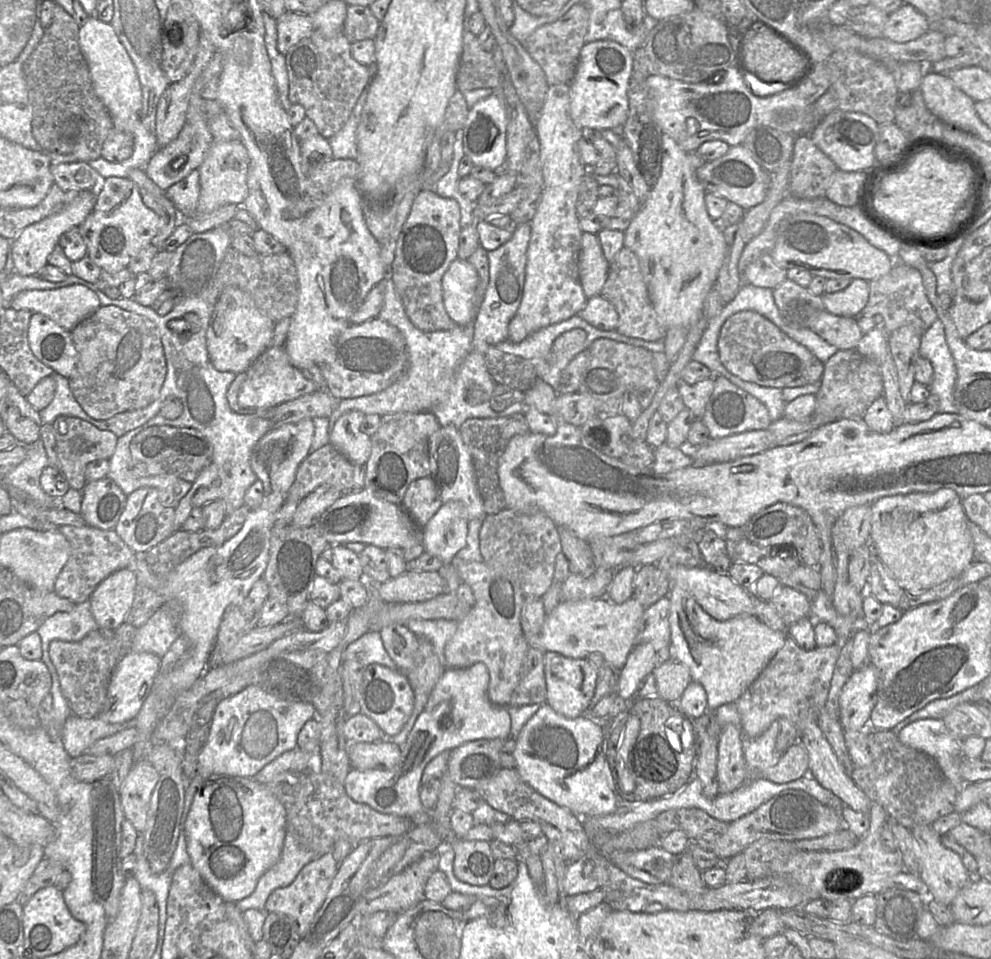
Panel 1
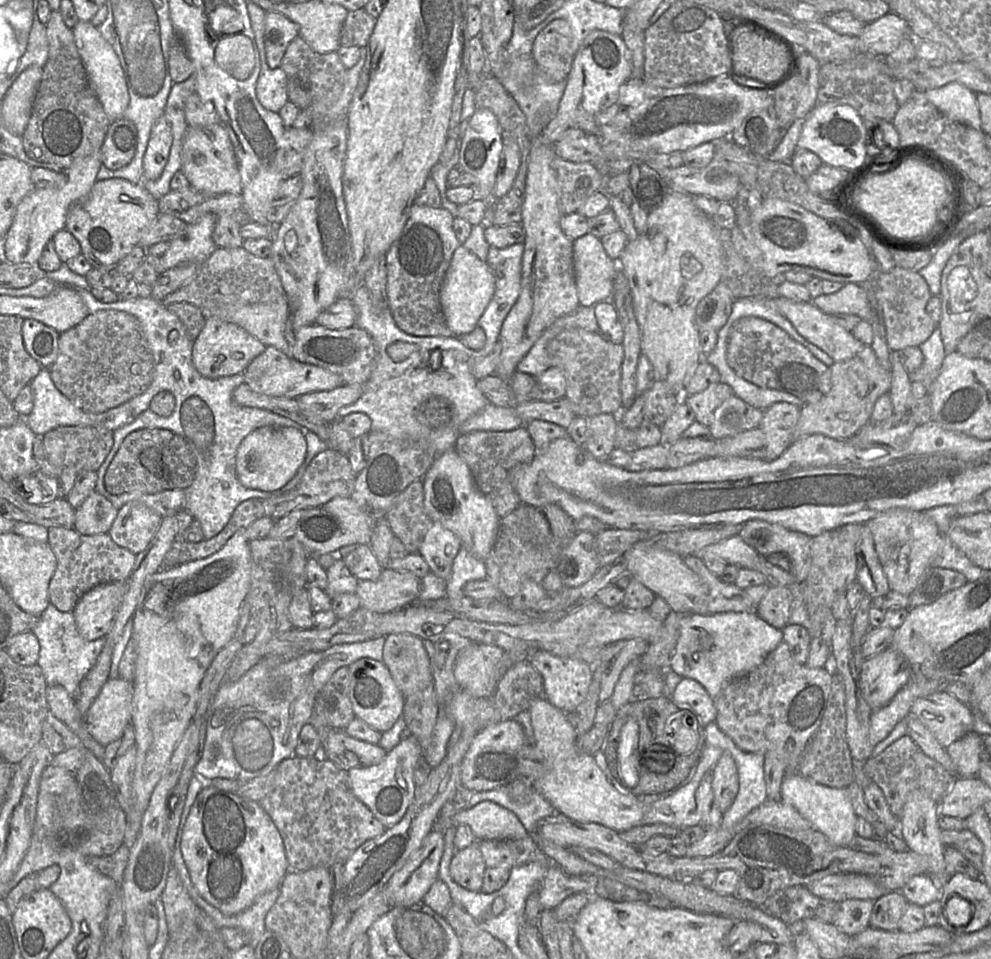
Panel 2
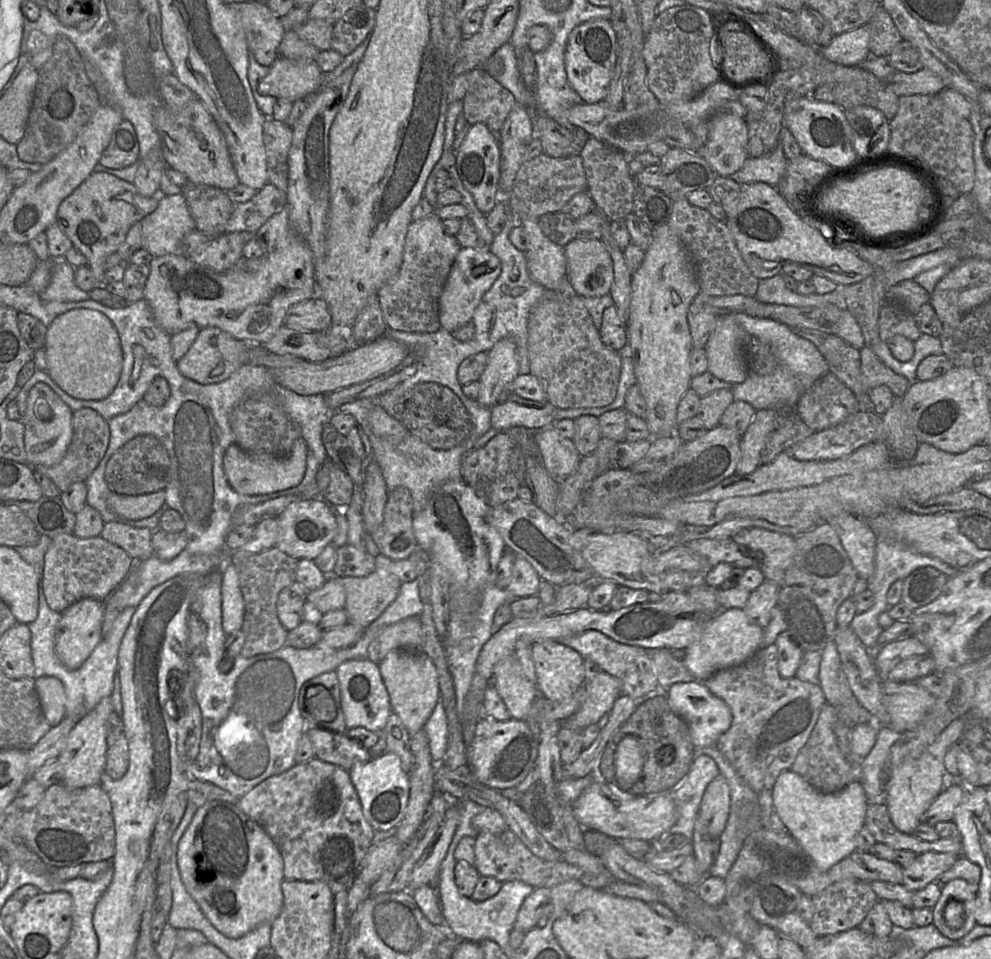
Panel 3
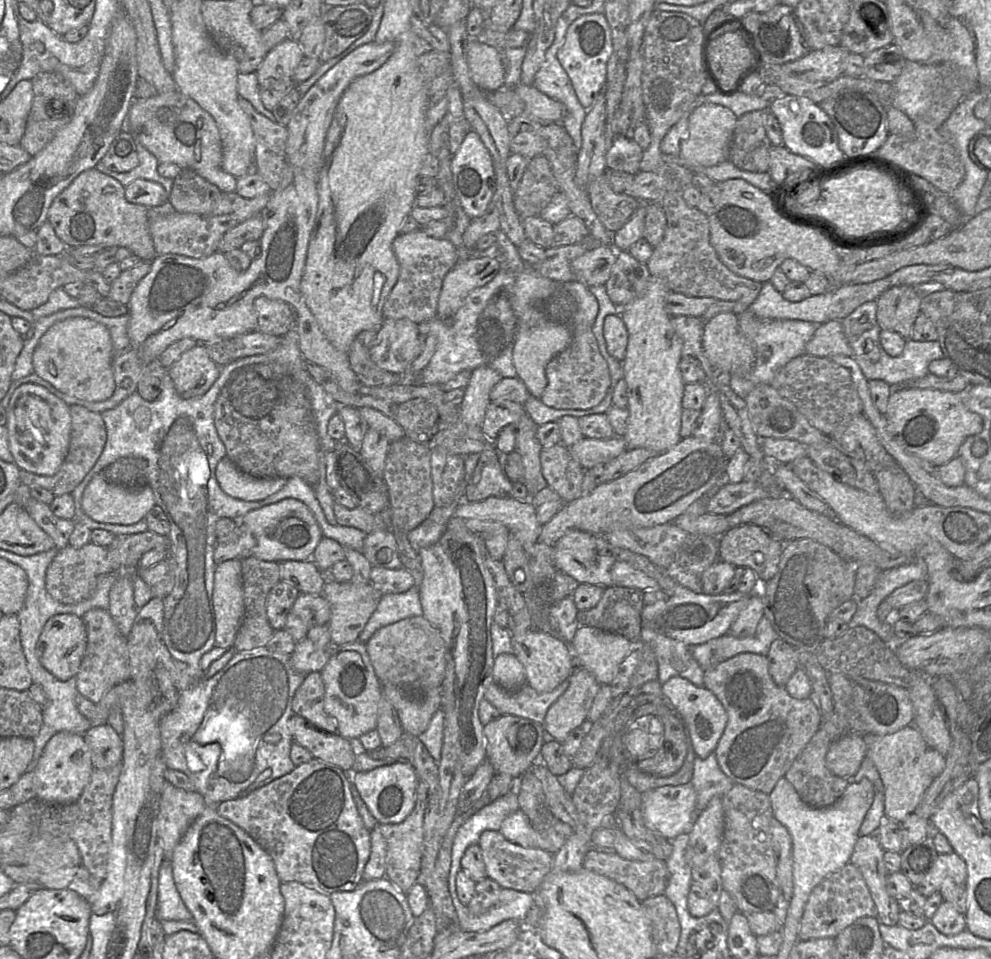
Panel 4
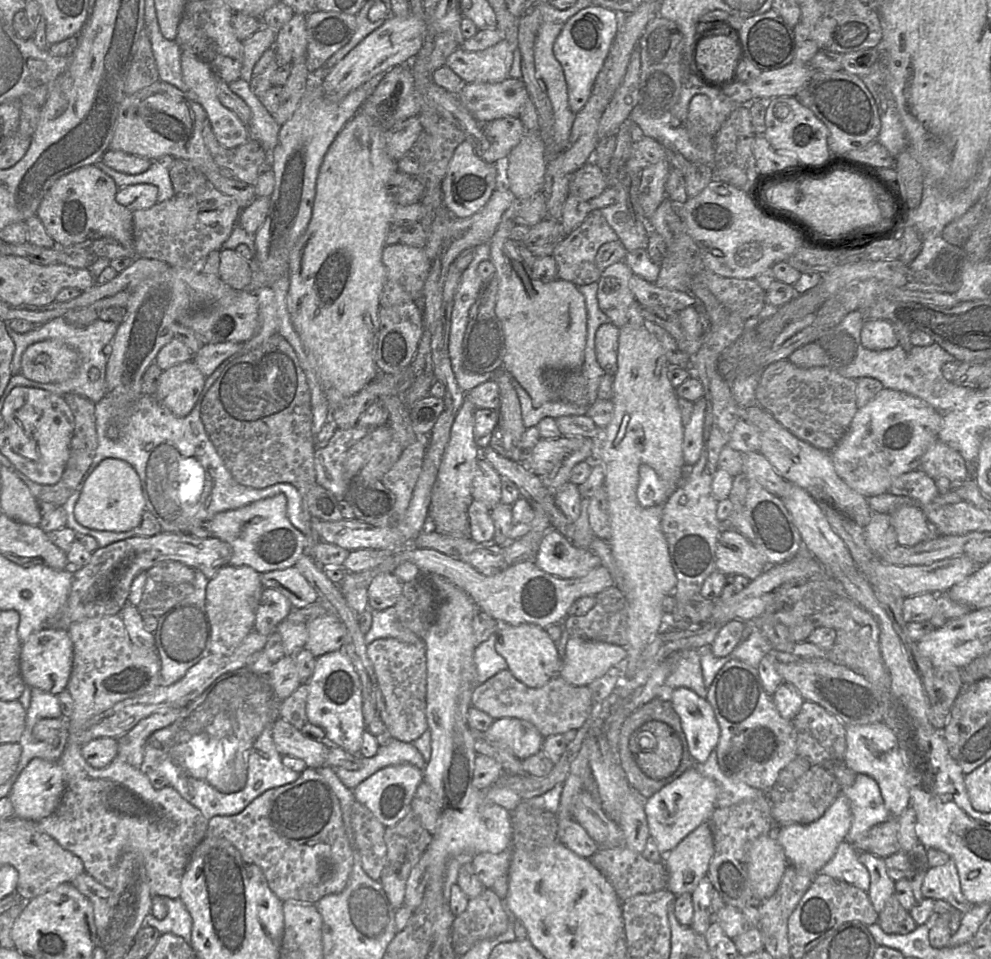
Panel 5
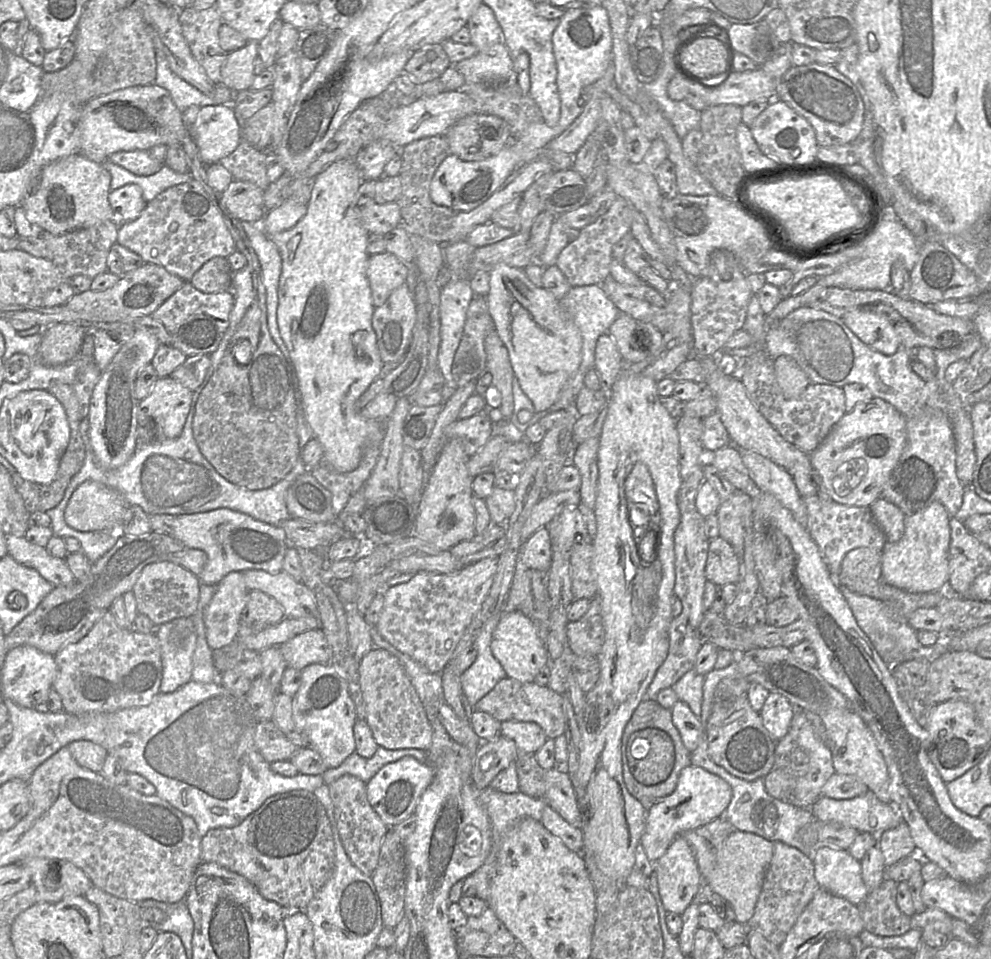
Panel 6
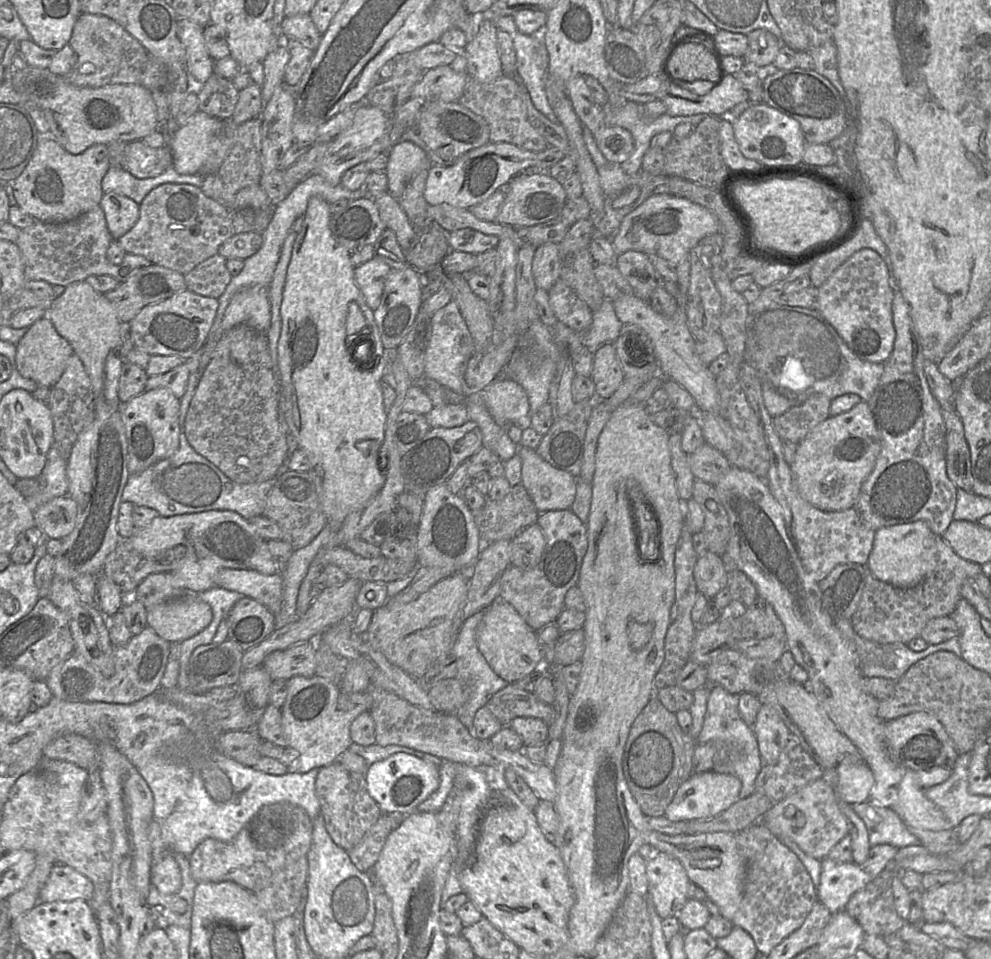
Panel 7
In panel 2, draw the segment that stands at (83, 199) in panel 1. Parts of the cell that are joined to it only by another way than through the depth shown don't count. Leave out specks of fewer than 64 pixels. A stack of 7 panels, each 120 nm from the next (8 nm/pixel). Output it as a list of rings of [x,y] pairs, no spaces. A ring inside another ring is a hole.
[[[100,150],[85,157],[65,171],[64,184],[54,187],[35,187],[18,204],[9,230],[4,238],[3,258],[14,264],[38,263],[45,245],[56,232],[65,228],[69,208],[77,201],[86,197],[97,181],[97,173],[101,161]]]

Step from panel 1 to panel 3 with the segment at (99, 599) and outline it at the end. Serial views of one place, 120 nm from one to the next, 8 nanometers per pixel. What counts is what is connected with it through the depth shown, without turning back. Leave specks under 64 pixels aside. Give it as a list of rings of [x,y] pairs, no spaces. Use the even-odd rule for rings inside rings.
[[[83,598],[64,610],[55,633],[55,651],[68,669],[76,669],[102,639],[104,601]]]

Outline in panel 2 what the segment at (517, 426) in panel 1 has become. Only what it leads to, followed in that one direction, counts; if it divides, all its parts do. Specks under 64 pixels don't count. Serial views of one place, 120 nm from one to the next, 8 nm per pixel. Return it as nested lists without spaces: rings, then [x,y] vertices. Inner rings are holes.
[[[525,424],[510,431],[475,431],[461,434],[456,441],[455,450],[469,467],[476,485],[491,501],[500,518],[521,504],[519,495],[510,482],[509,470],[520,464],[531,463],[536,456],[533,440]]]

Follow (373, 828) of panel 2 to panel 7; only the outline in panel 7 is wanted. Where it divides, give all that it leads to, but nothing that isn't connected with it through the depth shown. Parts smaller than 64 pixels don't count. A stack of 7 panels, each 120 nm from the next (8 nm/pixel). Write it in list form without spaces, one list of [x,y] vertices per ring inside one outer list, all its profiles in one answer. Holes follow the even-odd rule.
[[[289,802],[265,805],[233,839],[203,840],[189,858],[191,875],[197,883],[232,881],[257,892],[268,885],[275,872],[307,856],[312,843],[313,823],[303,809]]]

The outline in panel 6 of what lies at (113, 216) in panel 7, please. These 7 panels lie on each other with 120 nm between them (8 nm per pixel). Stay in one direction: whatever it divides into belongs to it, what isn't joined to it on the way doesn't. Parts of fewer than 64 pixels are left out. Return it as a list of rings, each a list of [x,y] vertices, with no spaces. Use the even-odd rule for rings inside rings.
[[[136,184],[111,190],[108,200],[114,212],[114,221],[118,225],[137,219],[147,204],[143,199],[141,187]]]

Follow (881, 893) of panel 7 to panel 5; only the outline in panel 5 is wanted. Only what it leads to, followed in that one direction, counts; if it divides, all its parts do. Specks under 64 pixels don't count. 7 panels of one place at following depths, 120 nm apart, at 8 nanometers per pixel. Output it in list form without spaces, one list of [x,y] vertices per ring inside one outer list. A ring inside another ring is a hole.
[[[896,893],[889,897],[883,910],[878,913],[877,923],[888,934],[908,934],[918,926],[910,913],[900,904]]]

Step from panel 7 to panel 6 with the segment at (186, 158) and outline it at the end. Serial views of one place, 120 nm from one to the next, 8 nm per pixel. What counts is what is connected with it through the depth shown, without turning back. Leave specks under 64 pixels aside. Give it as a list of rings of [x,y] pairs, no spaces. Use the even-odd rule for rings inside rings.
[[[231,105],[201,107],[195,131],[196,139],[193,140],[206,166],[231,154],[242,141],[241,126]]]

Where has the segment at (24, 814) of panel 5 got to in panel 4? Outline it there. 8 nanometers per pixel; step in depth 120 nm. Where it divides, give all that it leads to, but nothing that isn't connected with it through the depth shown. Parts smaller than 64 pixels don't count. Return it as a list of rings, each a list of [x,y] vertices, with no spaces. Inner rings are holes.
[[[61,731],[45,745],[33,771],[35,795],[38,799],[56,804],[71,804],[81,796],[90,781],[94,766],[84,735]]]

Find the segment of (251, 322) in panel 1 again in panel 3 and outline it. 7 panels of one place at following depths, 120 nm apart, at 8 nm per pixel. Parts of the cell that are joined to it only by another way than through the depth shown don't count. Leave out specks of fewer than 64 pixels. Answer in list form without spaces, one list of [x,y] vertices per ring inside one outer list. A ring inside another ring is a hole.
[[[207,327],[200,330],[188,352],[176,361],[177,367],[184,377],[199,384],[218,383],[229,378],[241,366],[248,364],[249,351],[255,345],[260,344],[238,340],[217,327]]]

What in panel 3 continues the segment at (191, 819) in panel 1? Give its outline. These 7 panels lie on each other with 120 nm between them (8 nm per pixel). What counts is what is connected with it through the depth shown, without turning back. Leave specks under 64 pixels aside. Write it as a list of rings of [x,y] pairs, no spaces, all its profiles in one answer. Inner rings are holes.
[[[220,799],[200,806],[185,829],[177,851],[182,882],[212,925],[229,938],[240,938],[263,923],[271,924],[281,912],[284,862],[279,849],[255,821],[235,803]]]

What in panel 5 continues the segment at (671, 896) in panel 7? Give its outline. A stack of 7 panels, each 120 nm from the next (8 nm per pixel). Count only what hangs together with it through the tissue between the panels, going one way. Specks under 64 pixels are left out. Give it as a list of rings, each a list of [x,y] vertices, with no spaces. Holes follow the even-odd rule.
[[[706,821],[663,857],[668,877],[666,889],[676,897],[692,894],[706,876],[713,854],[713,836]]]

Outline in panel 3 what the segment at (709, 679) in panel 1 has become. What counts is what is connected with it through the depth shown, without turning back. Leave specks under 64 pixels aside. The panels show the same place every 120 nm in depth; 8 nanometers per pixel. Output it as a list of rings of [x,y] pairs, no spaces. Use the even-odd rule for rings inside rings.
[[[725,609],[713,615],[701,634],[685,649],[682,663],[698,682],[704,682],[715,672],[740,665],[761,649],[764,628],[752,624],[742,609]]]

